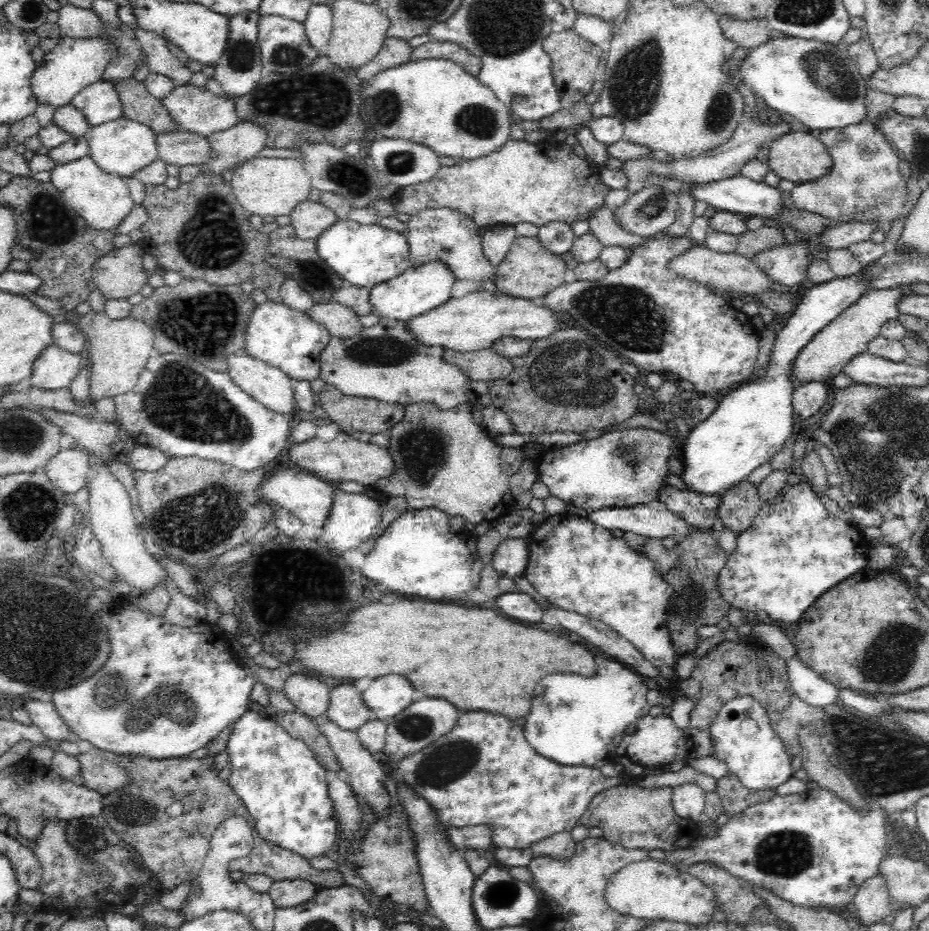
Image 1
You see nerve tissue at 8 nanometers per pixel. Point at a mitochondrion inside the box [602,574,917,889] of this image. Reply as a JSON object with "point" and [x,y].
{"point":[785,854]}

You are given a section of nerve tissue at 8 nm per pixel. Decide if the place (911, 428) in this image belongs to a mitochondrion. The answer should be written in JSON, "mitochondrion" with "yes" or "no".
{"mitochondrion":"yes"}

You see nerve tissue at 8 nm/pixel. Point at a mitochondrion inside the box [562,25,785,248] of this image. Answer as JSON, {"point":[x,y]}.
{"point":[634,90]}

